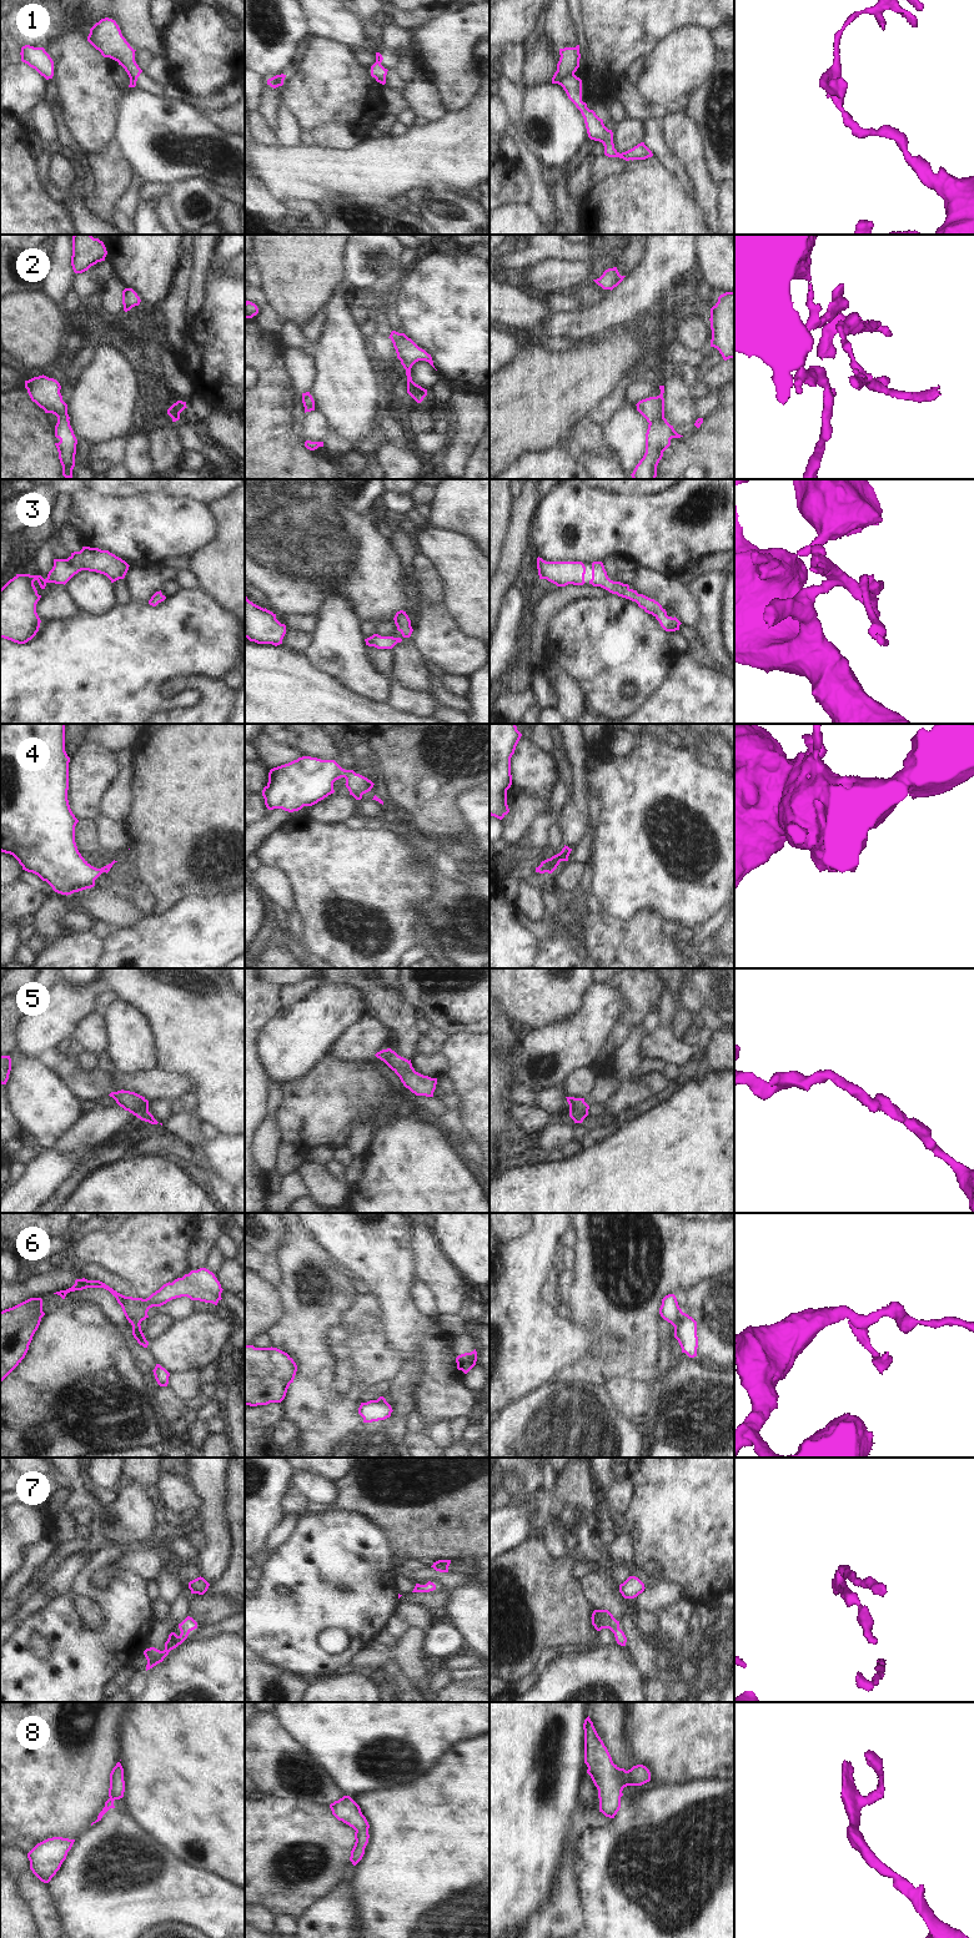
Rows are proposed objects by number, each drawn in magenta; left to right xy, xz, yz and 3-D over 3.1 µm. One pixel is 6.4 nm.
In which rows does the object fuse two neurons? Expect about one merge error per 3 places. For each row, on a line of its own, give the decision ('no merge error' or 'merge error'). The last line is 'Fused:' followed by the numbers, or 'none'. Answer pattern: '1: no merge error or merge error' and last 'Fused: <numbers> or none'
1: merge error
2: no merge error
3: no merge error
4: no merge error
5: no merge error
6: merge error
7: no merge error
8: no merge error
Fused: 1, 6

